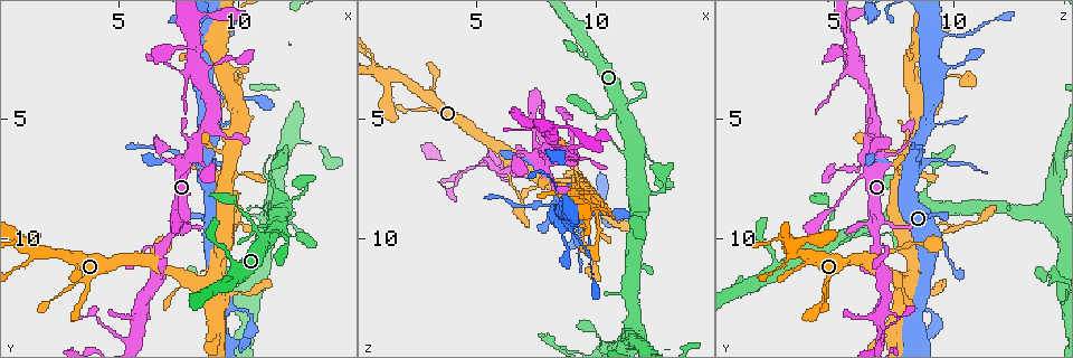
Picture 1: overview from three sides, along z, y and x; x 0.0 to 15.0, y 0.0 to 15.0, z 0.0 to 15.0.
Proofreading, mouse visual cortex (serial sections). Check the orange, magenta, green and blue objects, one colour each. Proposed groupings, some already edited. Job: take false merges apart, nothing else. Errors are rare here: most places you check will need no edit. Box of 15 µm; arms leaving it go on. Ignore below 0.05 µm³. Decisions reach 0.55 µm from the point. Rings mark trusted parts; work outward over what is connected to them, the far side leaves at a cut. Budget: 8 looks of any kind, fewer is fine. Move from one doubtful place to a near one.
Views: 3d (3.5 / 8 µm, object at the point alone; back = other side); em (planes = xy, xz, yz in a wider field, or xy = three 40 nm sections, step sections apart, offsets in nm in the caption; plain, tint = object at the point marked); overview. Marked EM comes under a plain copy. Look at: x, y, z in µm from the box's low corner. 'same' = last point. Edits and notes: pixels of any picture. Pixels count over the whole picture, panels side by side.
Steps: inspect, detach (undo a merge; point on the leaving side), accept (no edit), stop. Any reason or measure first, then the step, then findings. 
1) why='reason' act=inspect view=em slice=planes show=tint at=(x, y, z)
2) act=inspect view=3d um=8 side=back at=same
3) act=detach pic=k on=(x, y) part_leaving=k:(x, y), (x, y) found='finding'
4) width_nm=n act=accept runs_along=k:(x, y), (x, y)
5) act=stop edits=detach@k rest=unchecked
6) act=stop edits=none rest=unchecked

why='two arms in line, one across' act=inspect view=3d um=3.5 at=(6.1, 10.7, 6.8)

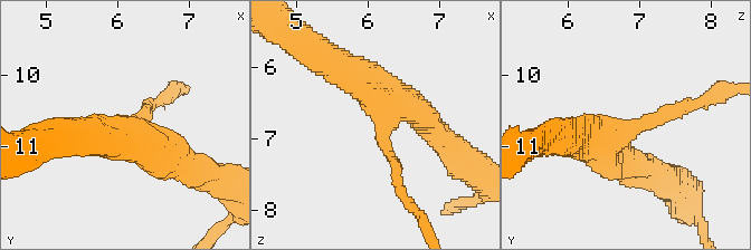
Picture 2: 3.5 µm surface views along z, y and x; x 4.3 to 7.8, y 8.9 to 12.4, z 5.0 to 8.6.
arms=3 arm_widths_nm=200,350,450 act=inspect view=em slice=xy step=3 show=tint at=(6.20, 10.75, 6.75)

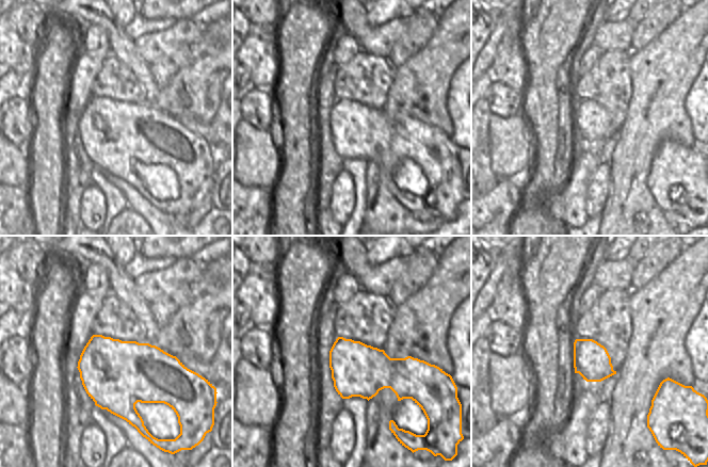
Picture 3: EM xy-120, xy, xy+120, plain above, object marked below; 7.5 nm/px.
act=accept runs_along=2:(322, 55), (445, 141) found='all the same cell'

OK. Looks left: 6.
why='thin arm on a thick one' act=inspect view=3d um=3.5 at=(8.3, 6.9, 8.5)

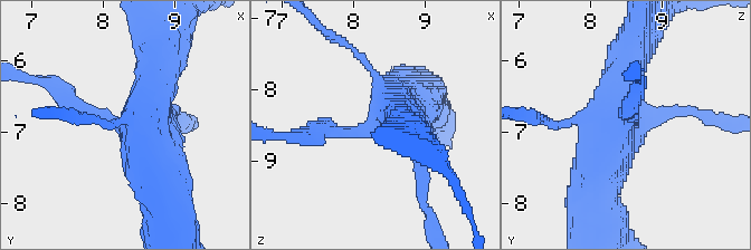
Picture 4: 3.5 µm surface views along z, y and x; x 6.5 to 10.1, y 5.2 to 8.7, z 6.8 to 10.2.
act=inspect view=em slice=xy step=3 show=tint at=(8.30, 6.90, 8.50)

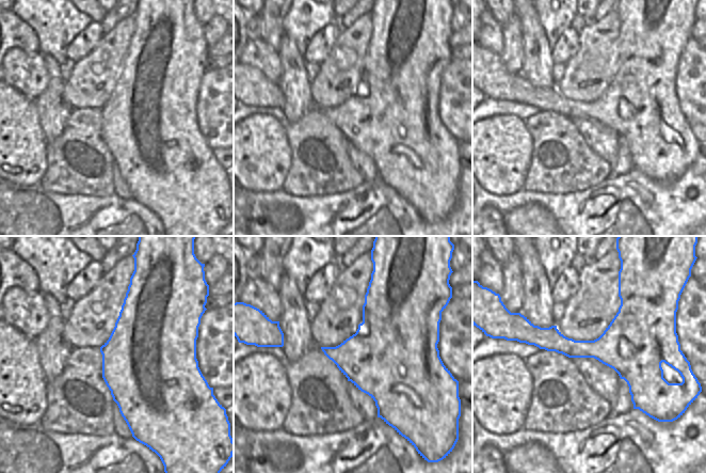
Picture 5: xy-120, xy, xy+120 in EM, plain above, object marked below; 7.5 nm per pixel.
why='another direction' act=inspect view=em slice=planes show=tint at=same

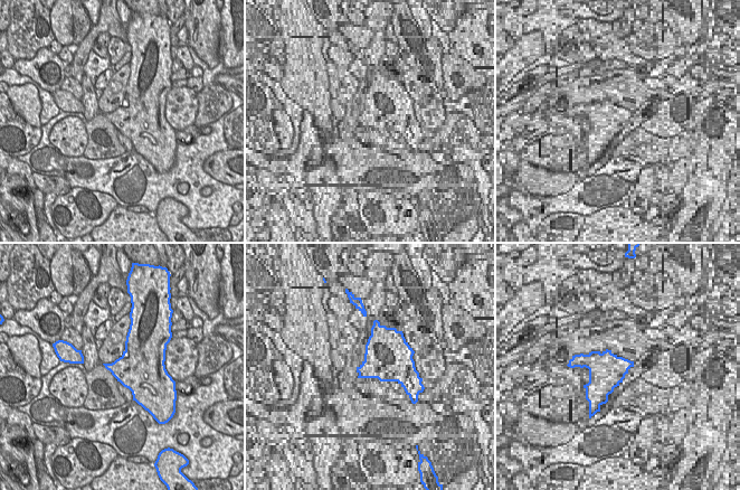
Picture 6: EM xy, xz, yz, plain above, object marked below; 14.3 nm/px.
act=accept found='all the same cell'

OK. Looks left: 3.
why='four-way junction' act=inspect view=em slice=xy step=1 show=tint at=(8.8, 1.5, 9.4)

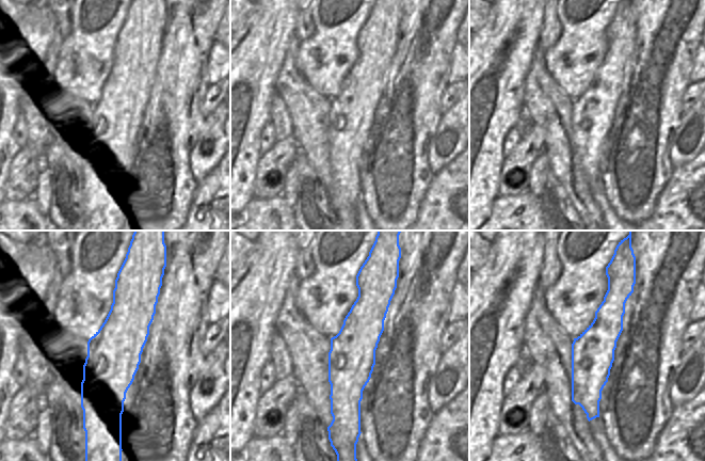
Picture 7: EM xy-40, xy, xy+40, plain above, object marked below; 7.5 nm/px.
why='wider look' act=inspect view=3d um=3.5 at=same

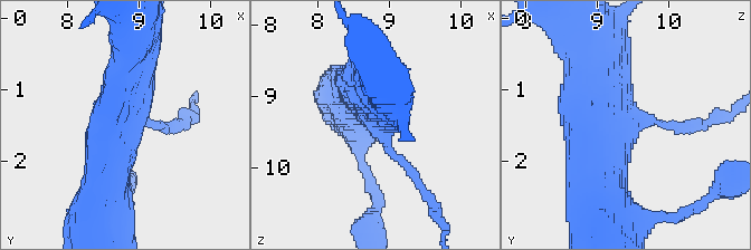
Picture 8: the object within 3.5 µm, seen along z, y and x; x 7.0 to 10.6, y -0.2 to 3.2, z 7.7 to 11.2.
act=accept runs_along=7:(358, 280), (364, 324), (341, 420) found='one cell here'

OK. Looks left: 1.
act=stop edits=none rest=unchecked

